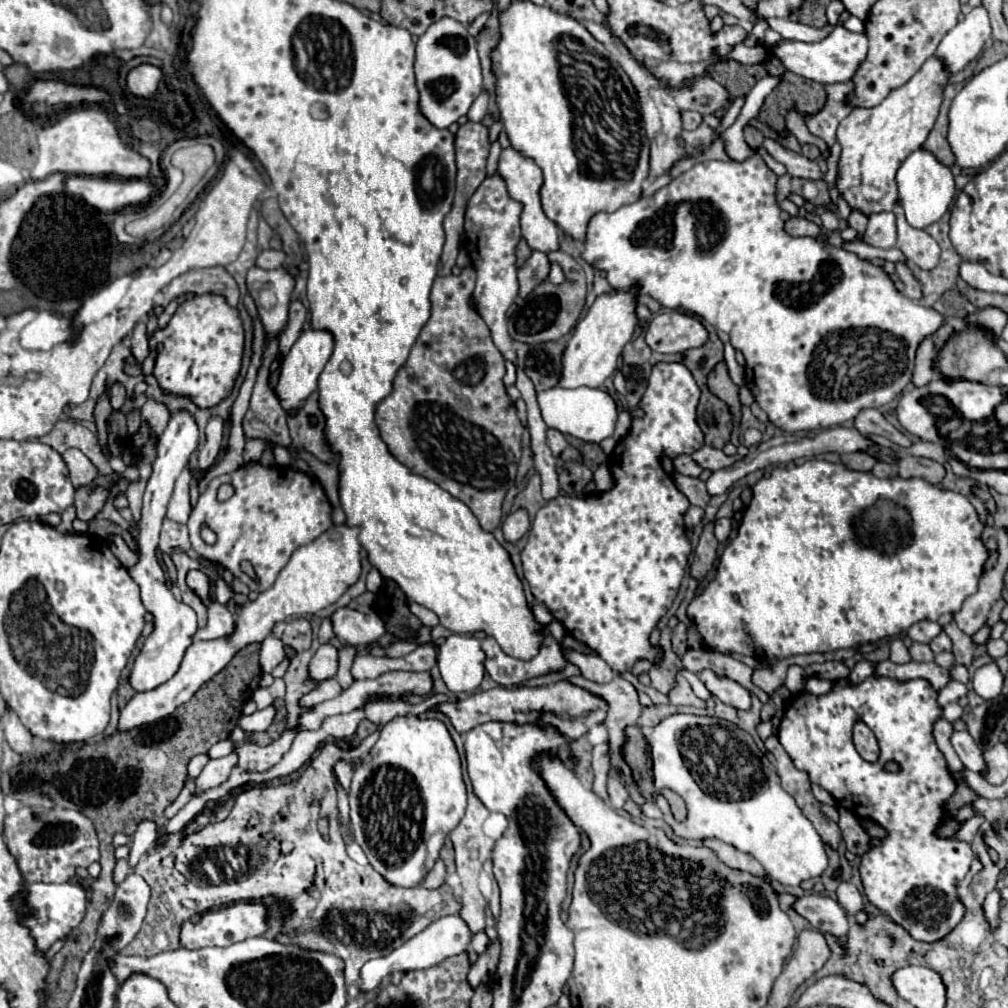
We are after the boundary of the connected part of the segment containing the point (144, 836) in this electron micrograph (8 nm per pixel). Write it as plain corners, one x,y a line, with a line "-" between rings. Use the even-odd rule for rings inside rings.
145,819
145,821
141,821
139,823
139,827
137,827
137,831
133,833
133,841
131,841
131,855
129,855
129,863
131,863
131,867
139,861
139,857
155,843
155,839
157,839
157,823
155,821
149,821
149,819

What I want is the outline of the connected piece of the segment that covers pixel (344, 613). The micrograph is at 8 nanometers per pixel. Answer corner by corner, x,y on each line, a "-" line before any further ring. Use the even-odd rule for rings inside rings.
349,607
335,609
331,621
337,639
347,645
369,645
385,633
385,623
379,615
365,615

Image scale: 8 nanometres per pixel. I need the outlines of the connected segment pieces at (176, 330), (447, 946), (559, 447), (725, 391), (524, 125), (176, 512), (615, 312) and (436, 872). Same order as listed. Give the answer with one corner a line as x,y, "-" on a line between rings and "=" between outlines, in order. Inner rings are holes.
195,295
177,307
167,327
155,329
155,333
149,335
151,353
155,345
163,345
163,351
157,351
153,367
161,391
165,395
189,397
199,409
209,409
231,395
241,371
245,329
239,311
229,307
223,295
=
447,915
447,917
441,917
437,921
433,921
429,927
425,927
425,931
421,931
421,935
415,935
413,939
405,941
397,951
391,951
389,955
385,957
379,957
379,959
371,959
363,965
361,969
361,991
371,991
375,989
383,977
399,971
399,973
405,973
405,971
417,971
417,969
429,969
453,955
459,955
463,951
467,951
469,943
471,943
471,937
473,933
469,931
467,923
459,917
459,915
=
549,429
549,431
547,431
547,445
549,445
549,449
553,451
553,455
559,457
559,453
567,447
567,441
565,441
563,433
=
721,361
717,363
717,367
713,367
713,371
709,373
709,389
711,393
715,393
719,399
723,399
733,415
739,419
741,415
741,403
739,403
739,387
731,381
729,373
727,373
727,365
=
513,1
511,7
499,15
499,23
501,41
491,57
497,75
497,105
503,129
509,135
511,147
535,159
543,171
541,203
545,215
575,241
585,241
587,223
595,213
617,211
641,197
641,185
649,175
649,141
645,131
641,131
639,97
623,67
607,59
603,45
573,17
555,13
549,7
539,7
531,1
-
565,37
583,47
575,63
563,61
567,57
561,53
=
185,467
185,471
179,475
179,479
175,483
175,493
173,493
173,497
169,501
169,509
167,509
167,517
177,521
177,523
187,523
189,513
191,513
189,481
191,481
191,473
=
633,287
629,291
603,293
595,299
587,315
577,323
573,337
565,347
563,375
559,387
581,387
581,385
601,387
603,381
615,373
621,349
629,343
637,325
637,315
635,315
637,295
639,295
639,287
=
439,859
439,861
435,863
433,871
425,877
423,887
425,887
425,889
437,889
437,887
441,887
443,883
445,883
445,865
443,865
443,861

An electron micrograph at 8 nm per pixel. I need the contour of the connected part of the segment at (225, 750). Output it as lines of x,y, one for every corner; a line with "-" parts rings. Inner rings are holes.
299,729
285,731
277,741
273,741
271,745
265,745
265,747
259,747
259,745
253,745
247,741
235,743
231,739
223,739
209,749
209,755
211,757
225,757
229,753
237,753
239,765
245,767
247,773
263,773
263,771
271,769
275,763
279,763
279,759
289,751
297,731

